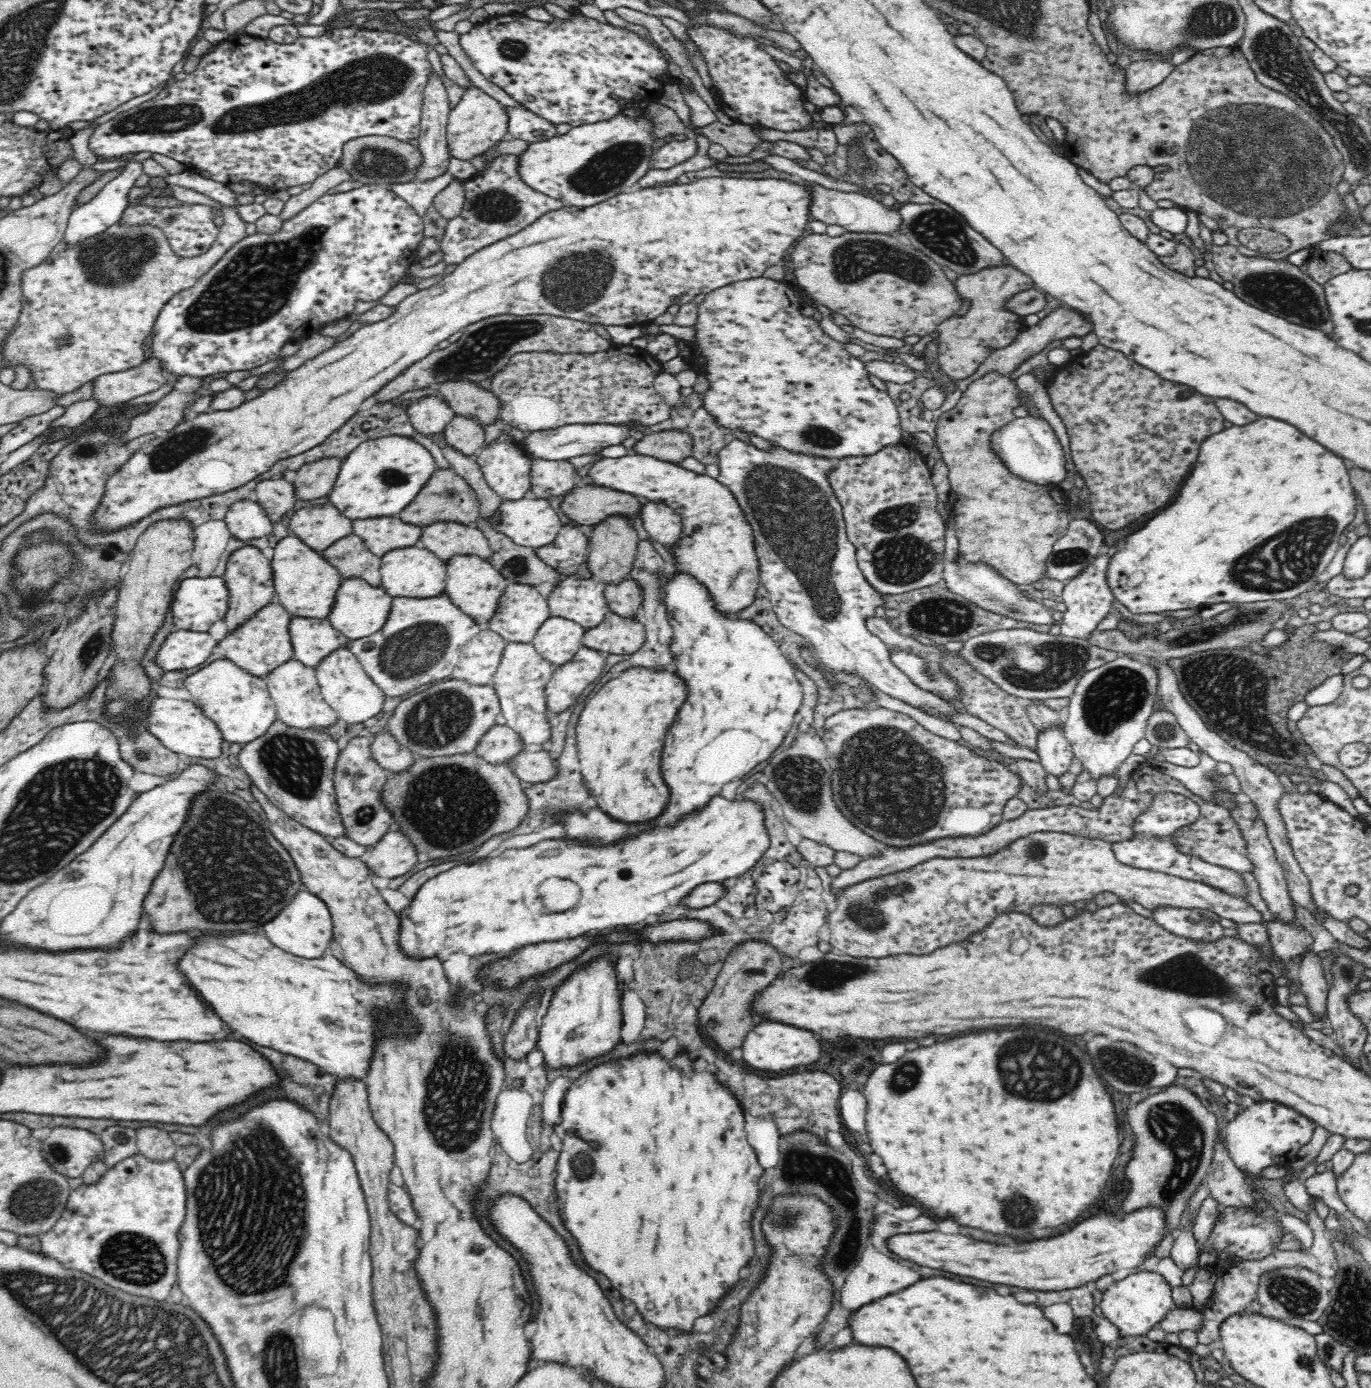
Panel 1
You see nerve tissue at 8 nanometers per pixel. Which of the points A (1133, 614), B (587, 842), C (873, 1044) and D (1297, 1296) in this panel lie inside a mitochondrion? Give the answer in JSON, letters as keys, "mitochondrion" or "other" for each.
{"A":"other","B":"other","C":"other","D":"mitochondrion"}

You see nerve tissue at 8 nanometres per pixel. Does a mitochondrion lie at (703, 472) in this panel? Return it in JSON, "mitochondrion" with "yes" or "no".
{"mitochondrion":"no"}

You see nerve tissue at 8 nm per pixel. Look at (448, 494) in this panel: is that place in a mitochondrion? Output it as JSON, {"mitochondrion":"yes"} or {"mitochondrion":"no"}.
{"mitochondrion":"yes"}

